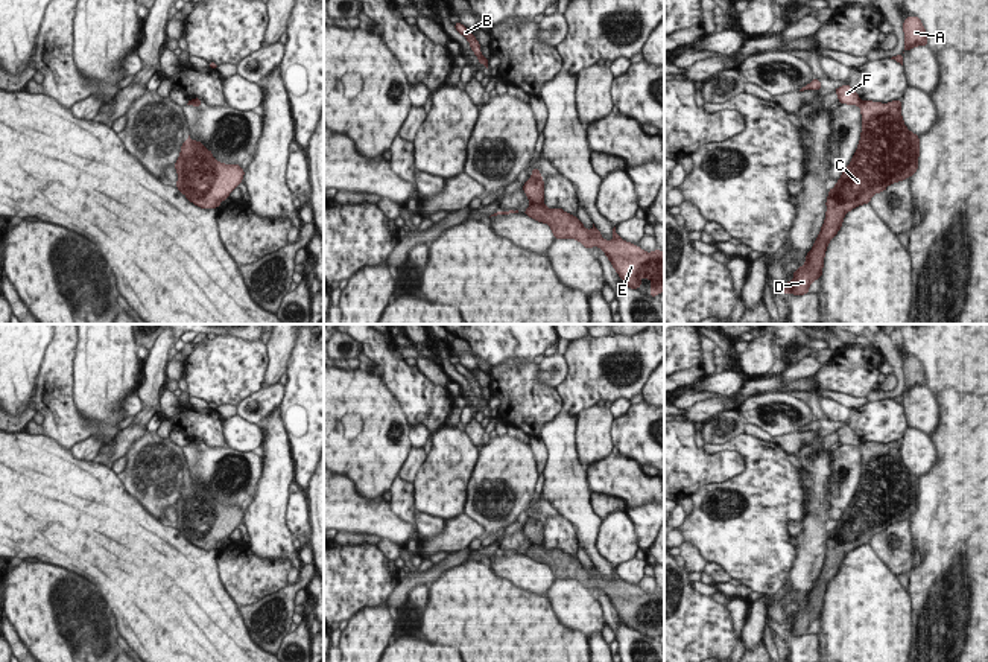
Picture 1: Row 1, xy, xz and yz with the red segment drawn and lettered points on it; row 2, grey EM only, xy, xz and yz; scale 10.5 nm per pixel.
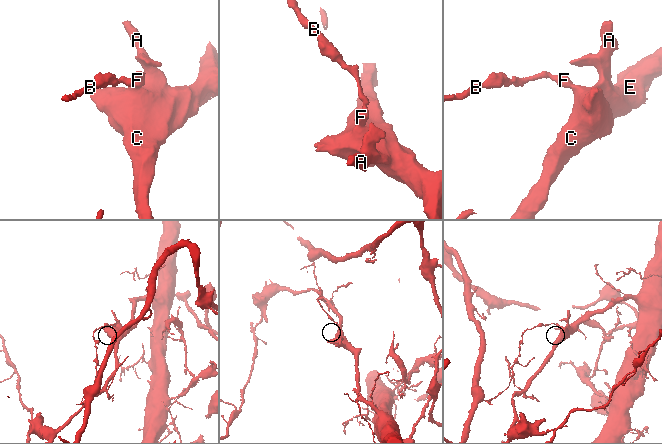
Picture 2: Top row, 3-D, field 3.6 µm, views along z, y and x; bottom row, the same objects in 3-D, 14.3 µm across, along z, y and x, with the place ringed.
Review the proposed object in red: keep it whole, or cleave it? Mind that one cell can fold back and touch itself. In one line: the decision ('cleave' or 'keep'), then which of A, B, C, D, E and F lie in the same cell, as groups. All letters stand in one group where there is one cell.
cleave | A C D E / B F

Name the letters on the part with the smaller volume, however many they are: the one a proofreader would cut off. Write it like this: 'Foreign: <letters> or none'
Foreign: B, F

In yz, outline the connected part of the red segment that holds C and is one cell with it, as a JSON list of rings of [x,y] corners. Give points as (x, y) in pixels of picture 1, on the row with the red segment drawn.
[[[862,100],[862,134],[857,151],[827,198],[827,213],[806,263],[793,280],[780,288],[781,294],[809,294],[809,286],[822,275],[828,242],[842,227],[844,216],[869,204],[871,196],[892,183],[910,178],[918,169],[920,137],[910,132],[901,117],[903,100],[889,103]]]

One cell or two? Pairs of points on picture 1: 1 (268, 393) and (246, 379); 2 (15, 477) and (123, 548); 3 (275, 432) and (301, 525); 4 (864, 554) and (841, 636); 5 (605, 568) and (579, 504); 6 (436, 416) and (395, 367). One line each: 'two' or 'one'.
1: two
2: one
3: two
4: one
5: one
6: one

